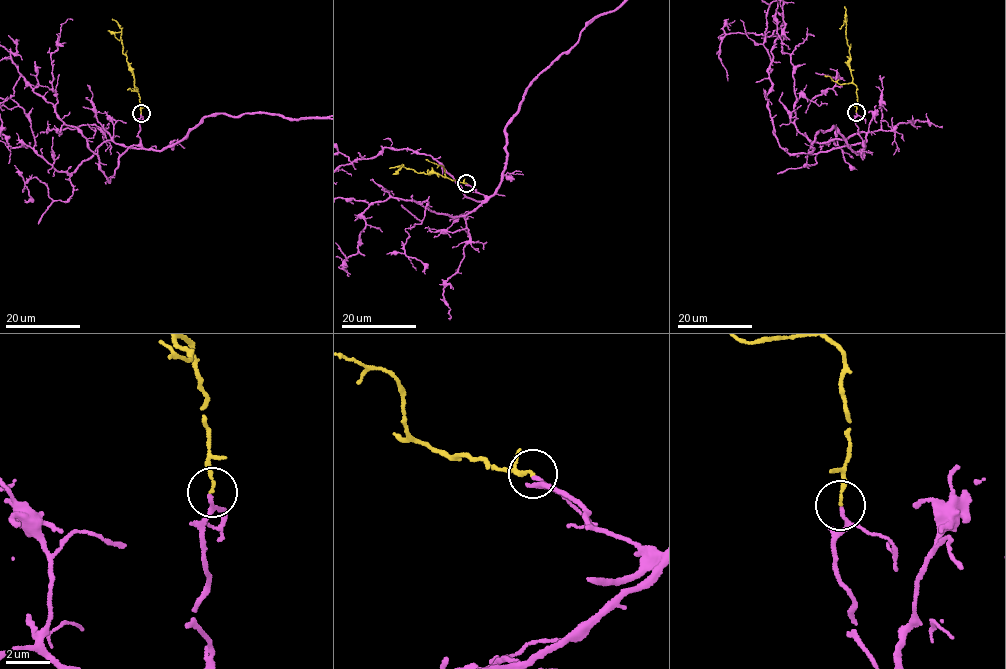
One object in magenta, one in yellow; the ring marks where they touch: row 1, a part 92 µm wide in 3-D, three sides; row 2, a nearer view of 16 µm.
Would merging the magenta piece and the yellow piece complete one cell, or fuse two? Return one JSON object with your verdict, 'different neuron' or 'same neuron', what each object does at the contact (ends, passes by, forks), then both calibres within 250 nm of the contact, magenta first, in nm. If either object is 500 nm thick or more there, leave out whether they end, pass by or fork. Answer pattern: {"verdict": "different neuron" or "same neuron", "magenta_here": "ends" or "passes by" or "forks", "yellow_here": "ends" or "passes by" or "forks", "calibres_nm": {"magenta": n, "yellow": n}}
{"verdict": "same neuron", "magenta_here": "passes by", "yellow_here": "ends", "calibres_nm": {"magenta": 130, "yellow": 150}}

